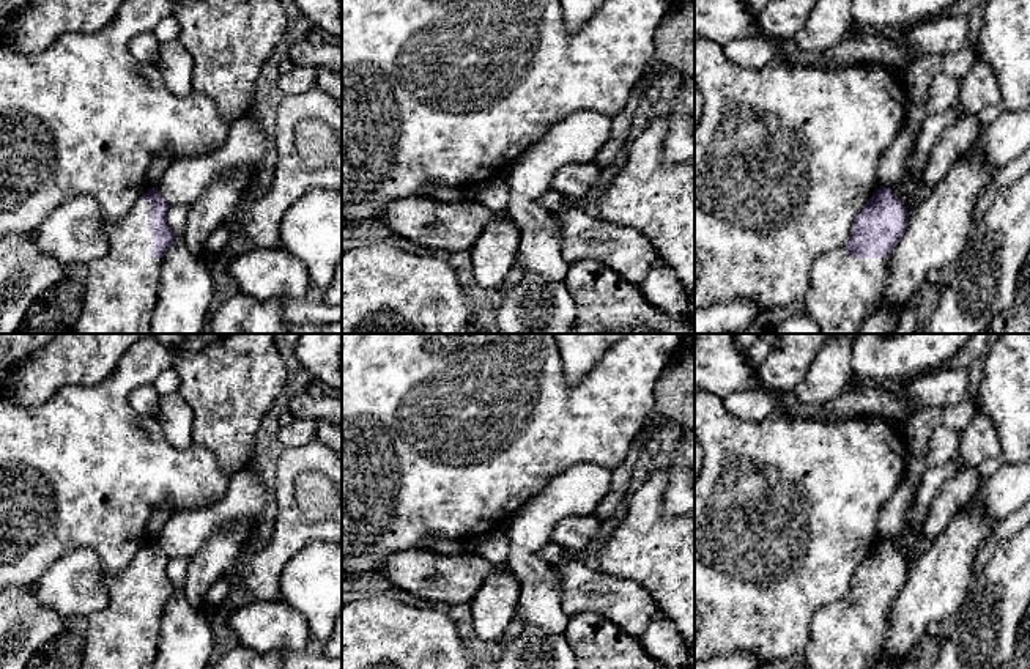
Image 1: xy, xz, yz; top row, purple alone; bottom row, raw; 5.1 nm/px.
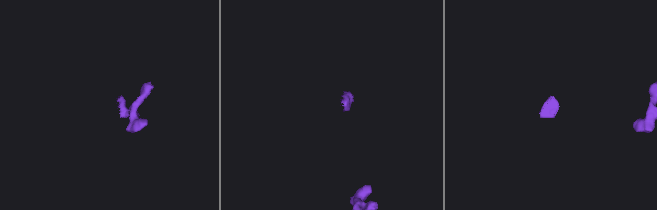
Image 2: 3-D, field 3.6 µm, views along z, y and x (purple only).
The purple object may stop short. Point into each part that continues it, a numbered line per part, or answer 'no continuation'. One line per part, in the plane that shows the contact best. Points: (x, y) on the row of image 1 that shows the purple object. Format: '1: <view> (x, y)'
1: xy (126, 291)

